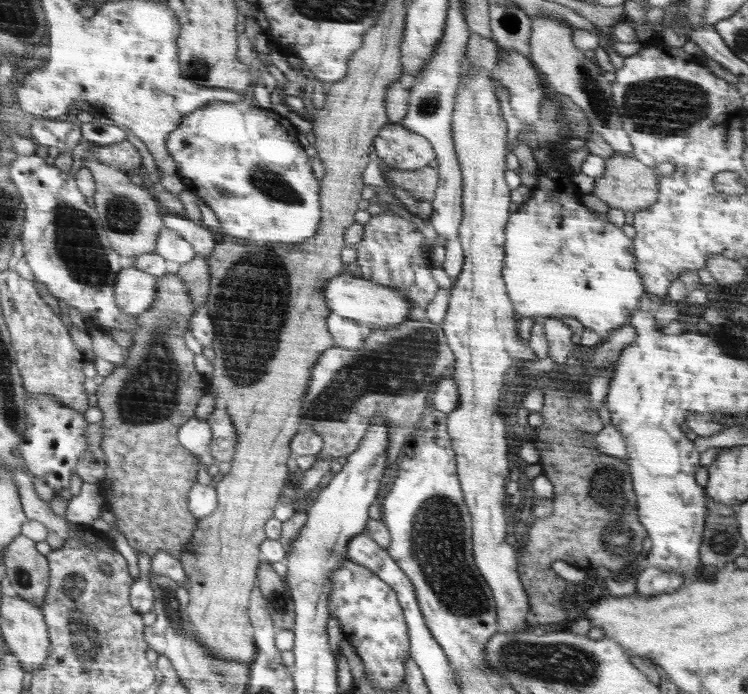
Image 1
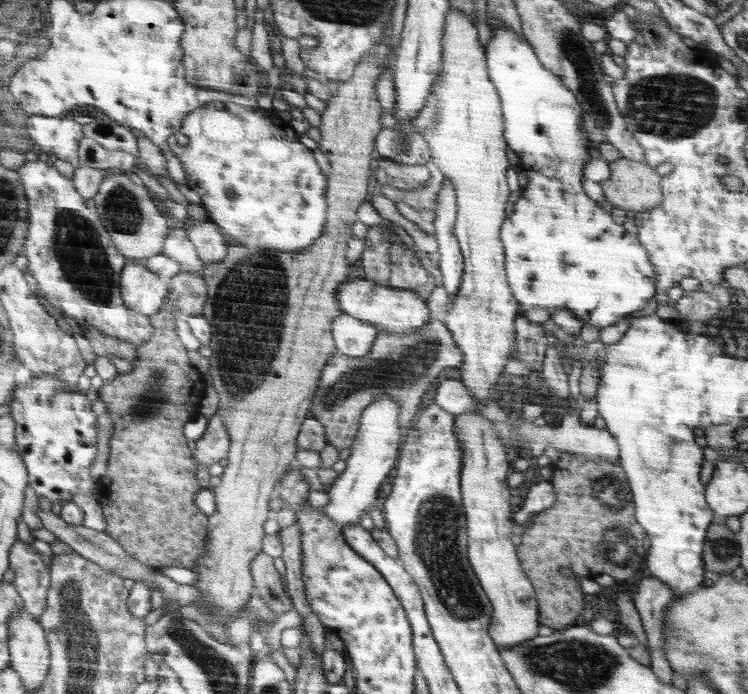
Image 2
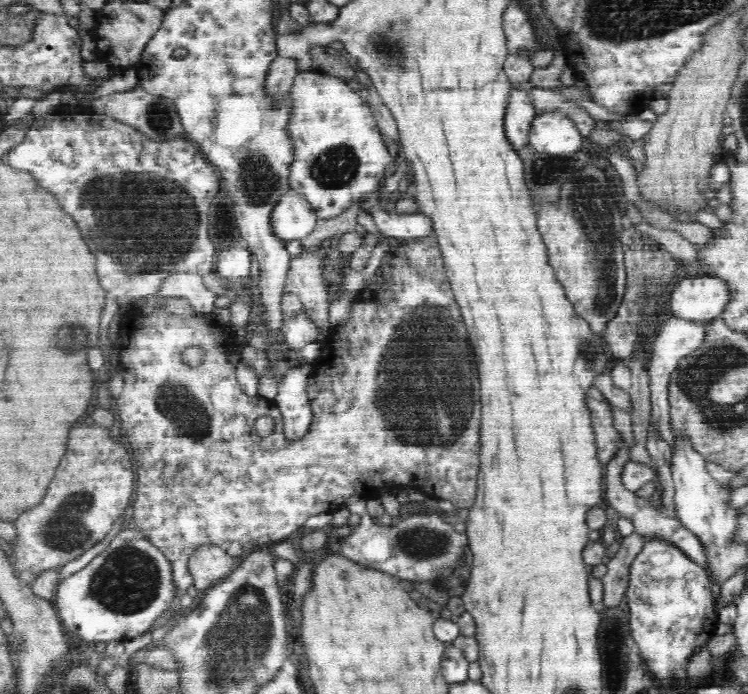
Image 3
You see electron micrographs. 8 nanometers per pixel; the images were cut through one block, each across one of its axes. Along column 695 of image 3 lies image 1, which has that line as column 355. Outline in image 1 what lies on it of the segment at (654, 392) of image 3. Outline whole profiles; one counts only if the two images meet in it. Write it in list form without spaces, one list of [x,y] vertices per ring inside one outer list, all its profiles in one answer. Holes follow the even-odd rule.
[[[331,313],[331,317],[327,320],[327,328],[335,340],[335,347],[351,350],[362,349],[366,338],[372,332],[361,323],[343,318],[336,313]]]

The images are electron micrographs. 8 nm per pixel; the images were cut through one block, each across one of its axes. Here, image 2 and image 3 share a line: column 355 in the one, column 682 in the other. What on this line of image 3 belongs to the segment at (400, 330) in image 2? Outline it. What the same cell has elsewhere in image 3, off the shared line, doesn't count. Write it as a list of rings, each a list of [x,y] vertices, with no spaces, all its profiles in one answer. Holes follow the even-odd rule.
[[[710,275],[682,279],[670,294],[670,312],[677,318],[693,322],[711,322],[721,317],[730,303],[726,280]]]

